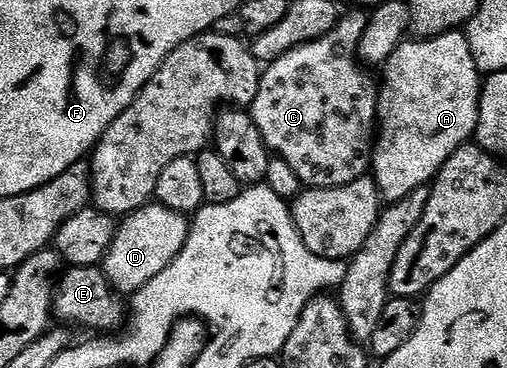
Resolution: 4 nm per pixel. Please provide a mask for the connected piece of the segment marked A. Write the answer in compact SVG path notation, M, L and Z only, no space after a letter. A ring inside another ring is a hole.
M459 30L404 40L382 65L381 72L379 119L369 172L379 187L380 197L390 202L405 198L418 188L428 187L451 155L474 137L479 121L481 73L477 62L473 62L473 50L469 50L466 35Z

